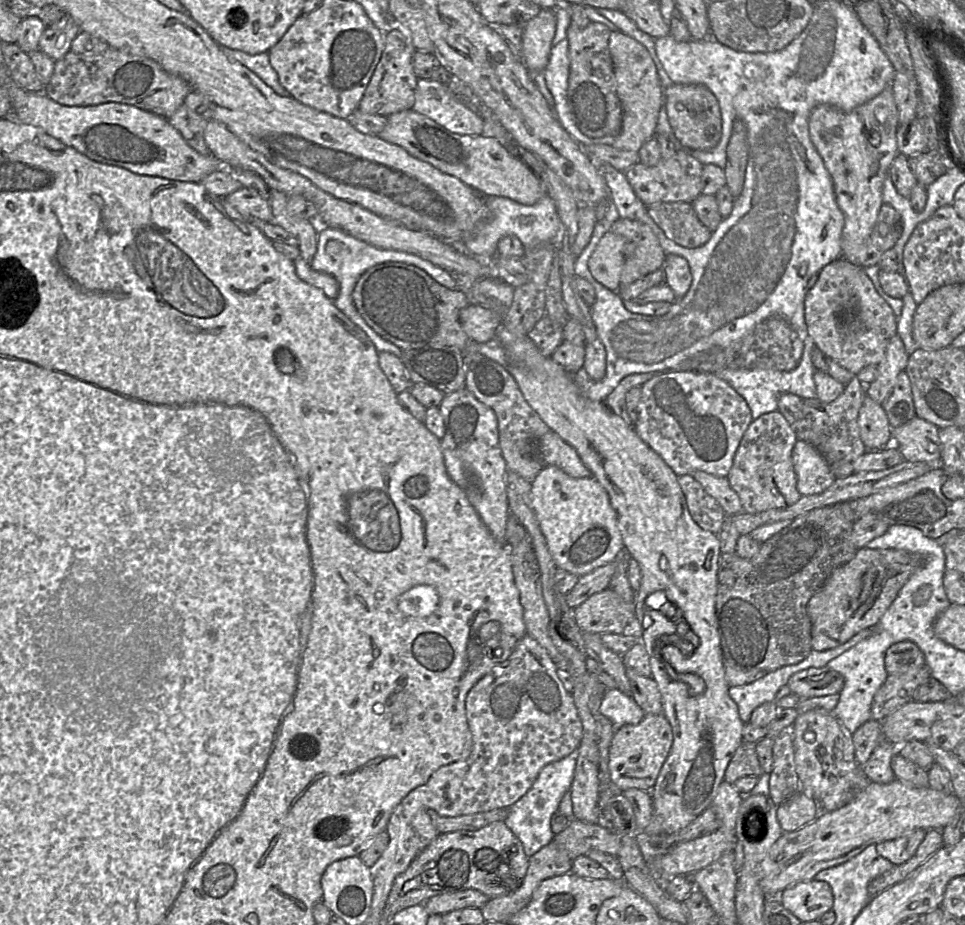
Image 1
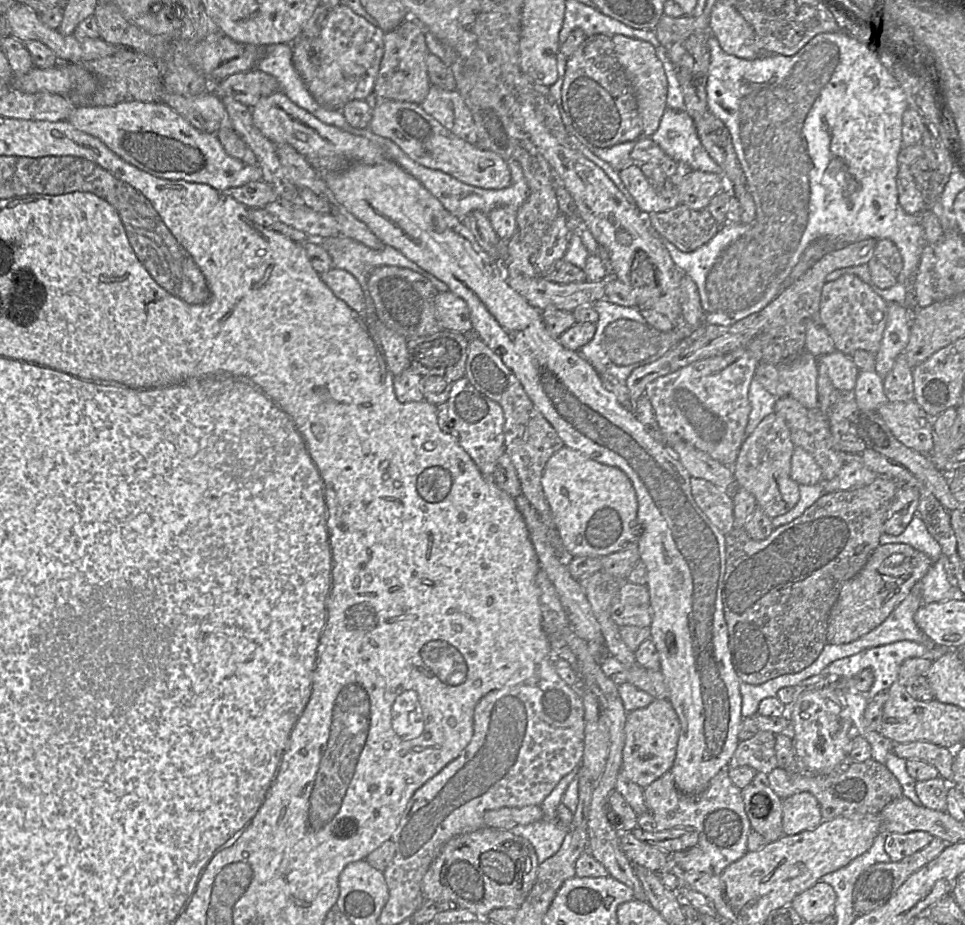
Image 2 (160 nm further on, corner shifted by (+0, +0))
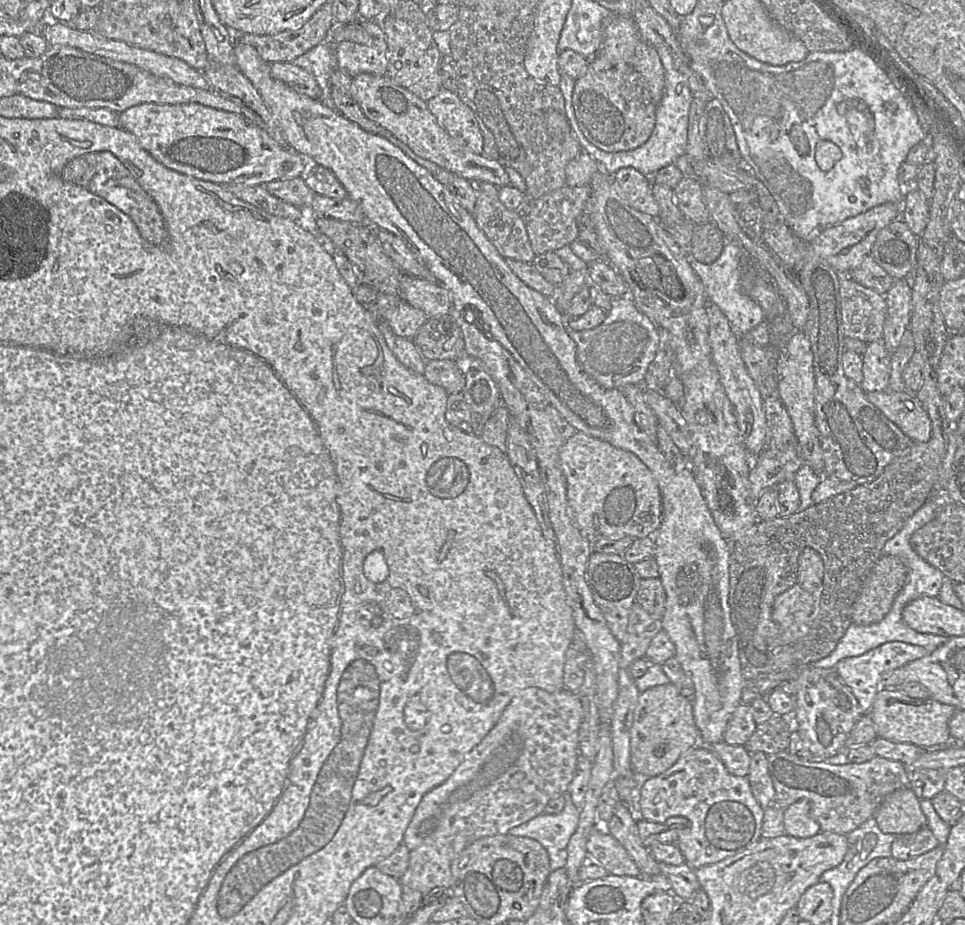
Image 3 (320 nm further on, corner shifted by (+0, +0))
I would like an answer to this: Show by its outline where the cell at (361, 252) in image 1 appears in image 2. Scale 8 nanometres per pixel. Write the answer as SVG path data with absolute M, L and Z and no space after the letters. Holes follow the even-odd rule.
M341 234L317 240L330 255L333 267L344 269L352 274L366 294L368 294L367 284L370 274L373 270L382 266L398 266L411 269L427 278L439 292L449 291L444 282L389 245L383 245L380 249L371 249Z

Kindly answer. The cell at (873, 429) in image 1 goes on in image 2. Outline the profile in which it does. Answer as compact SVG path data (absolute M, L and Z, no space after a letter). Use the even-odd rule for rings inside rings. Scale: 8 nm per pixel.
M860 371L853 397L864 410L877 411L889 400L884 393L884 379L876 371Z

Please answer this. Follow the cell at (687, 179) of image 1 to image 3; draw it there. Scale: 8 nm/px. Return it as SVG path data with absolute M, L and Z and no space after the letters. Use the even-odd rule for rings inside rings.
M632 167L621 168L615 173L619 192L625 200L636 210L657 218L659 205L652 193L650 178Z

